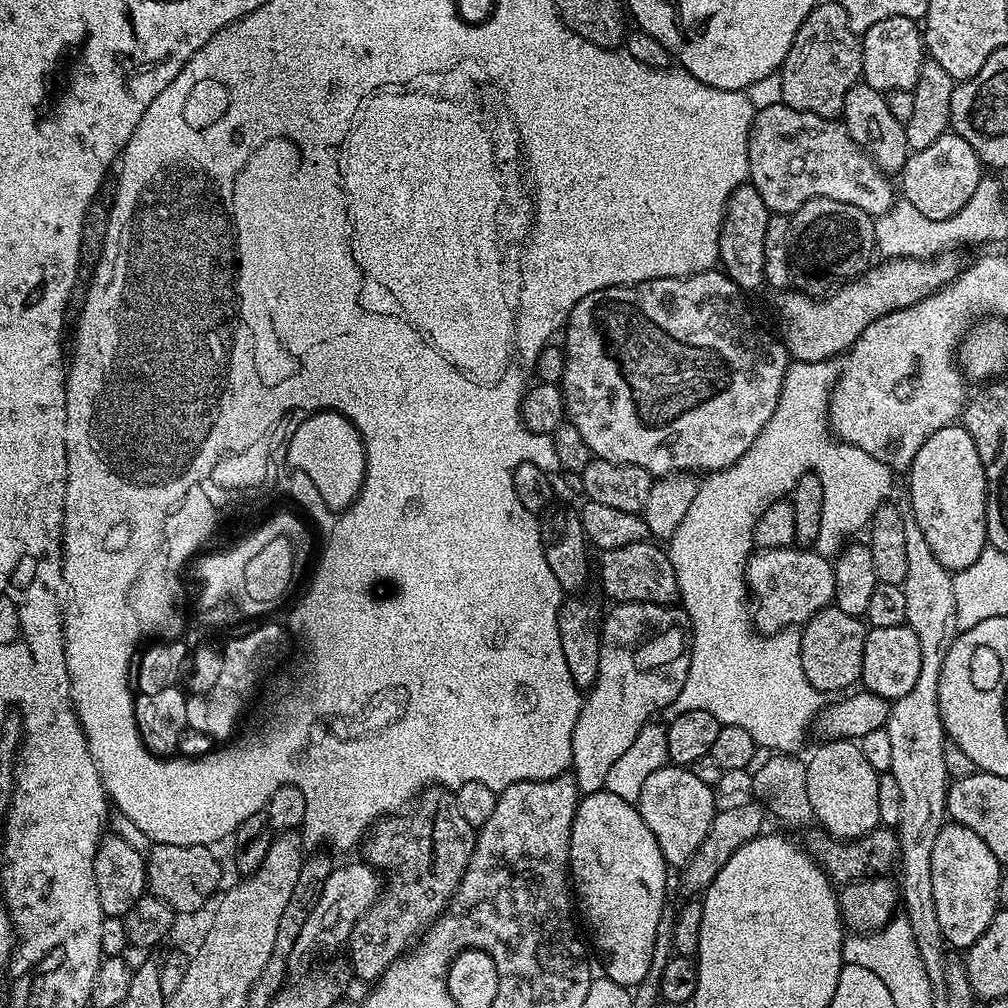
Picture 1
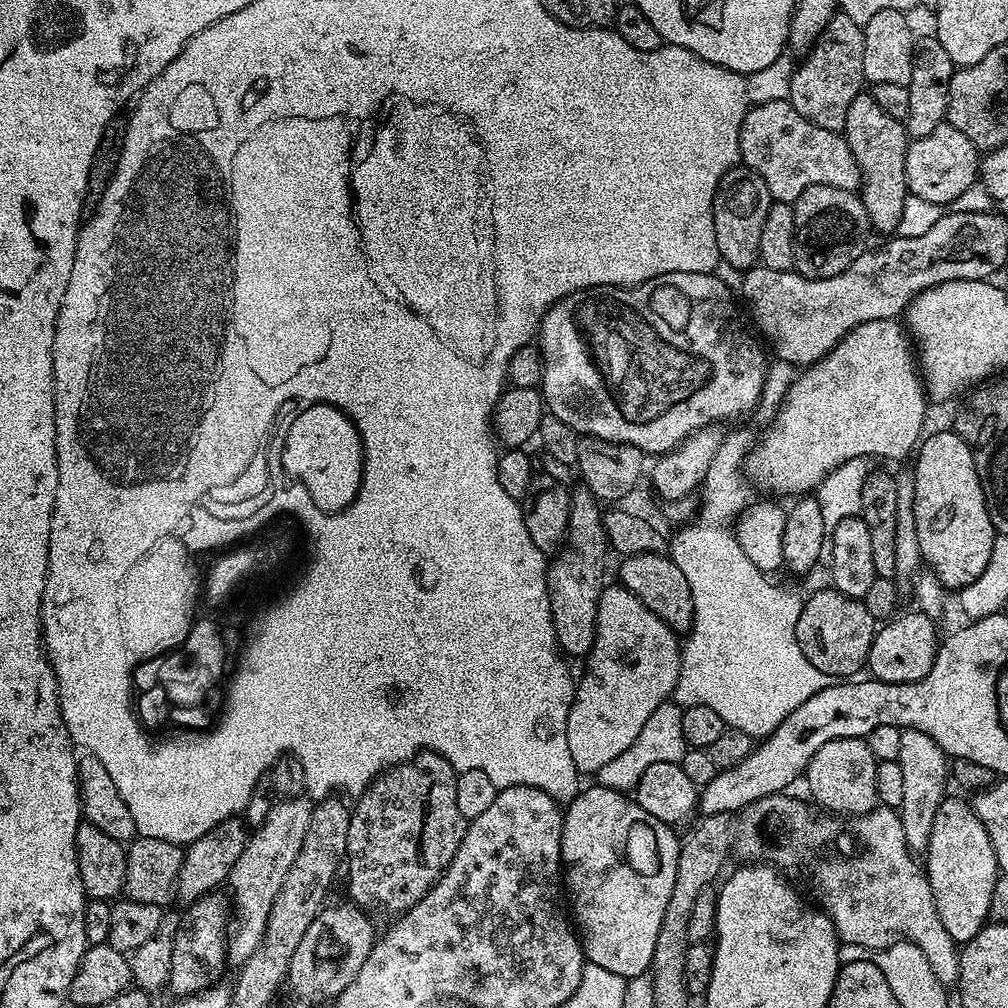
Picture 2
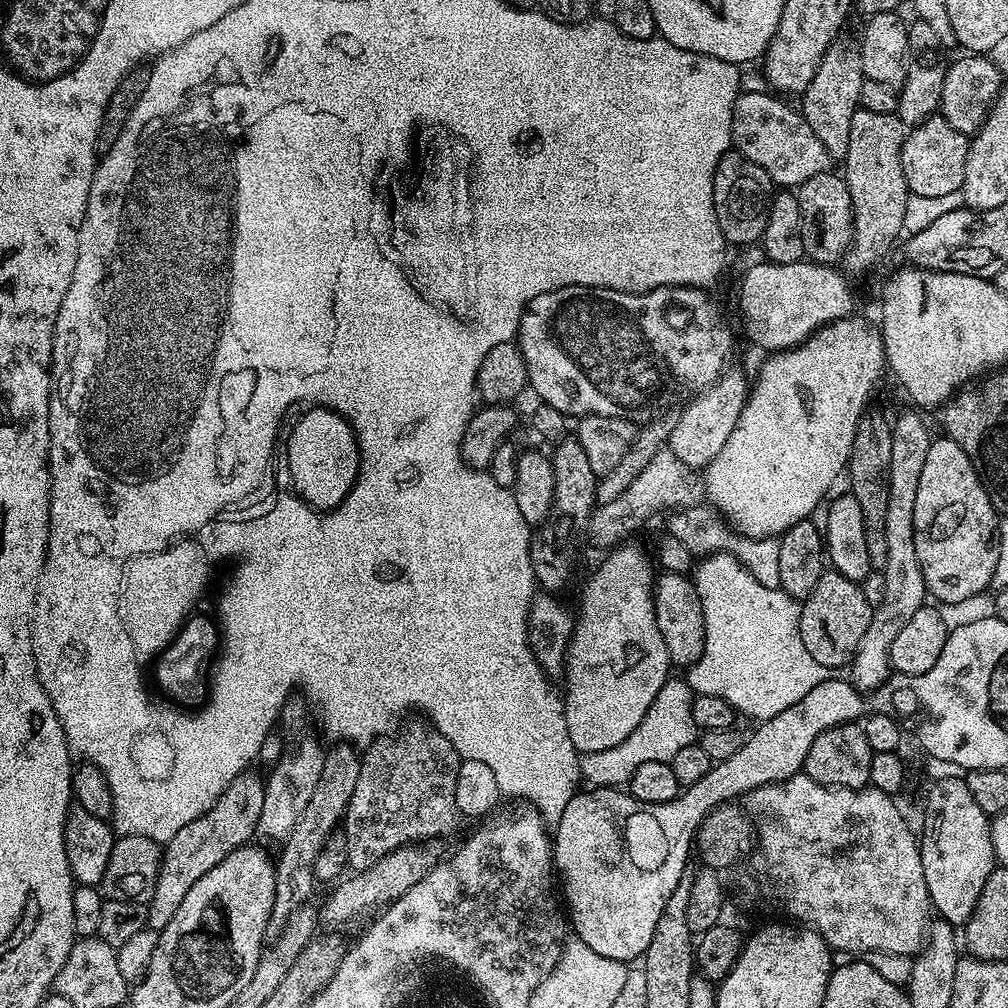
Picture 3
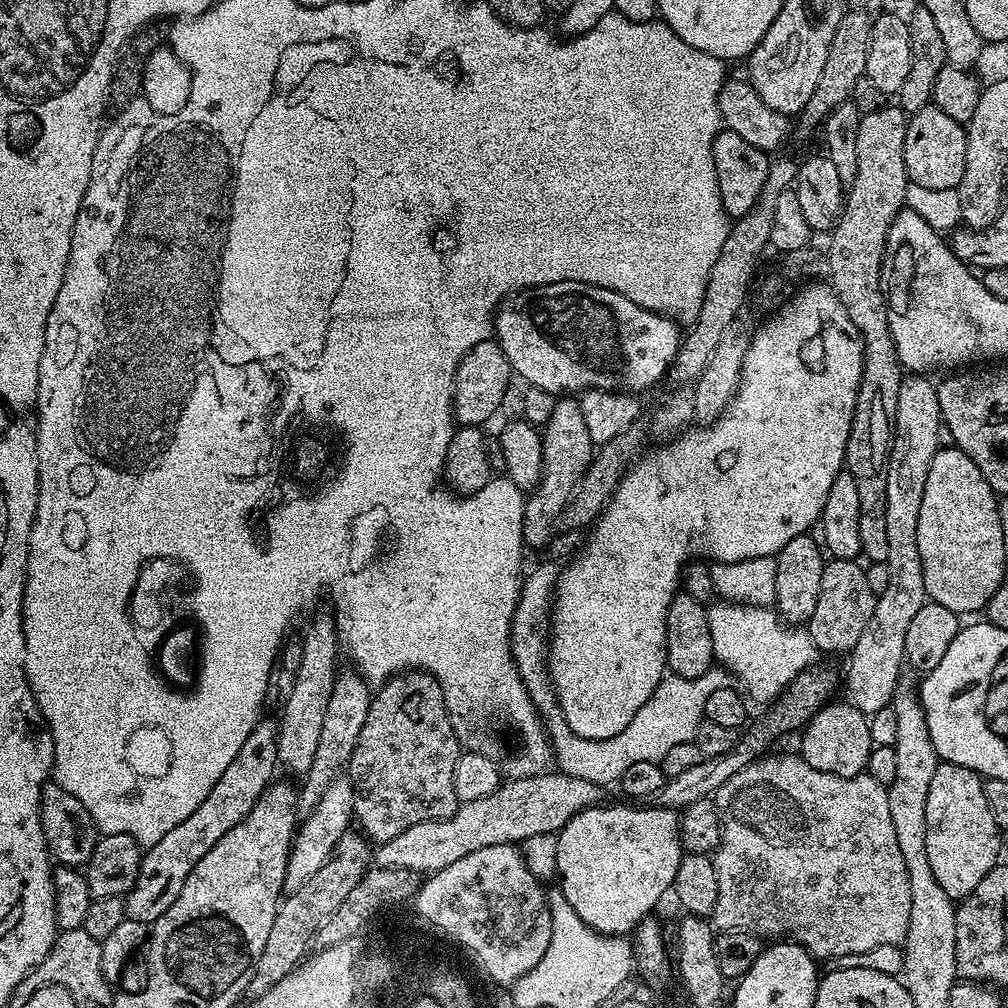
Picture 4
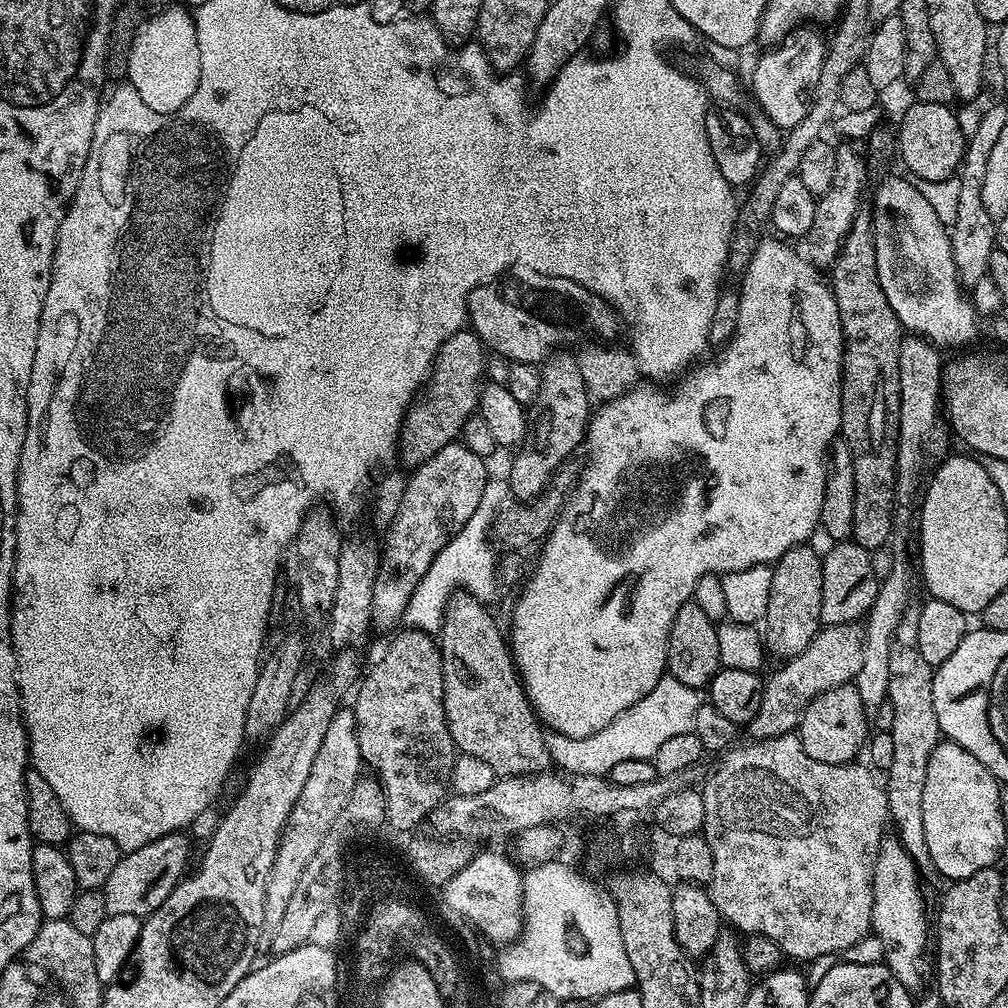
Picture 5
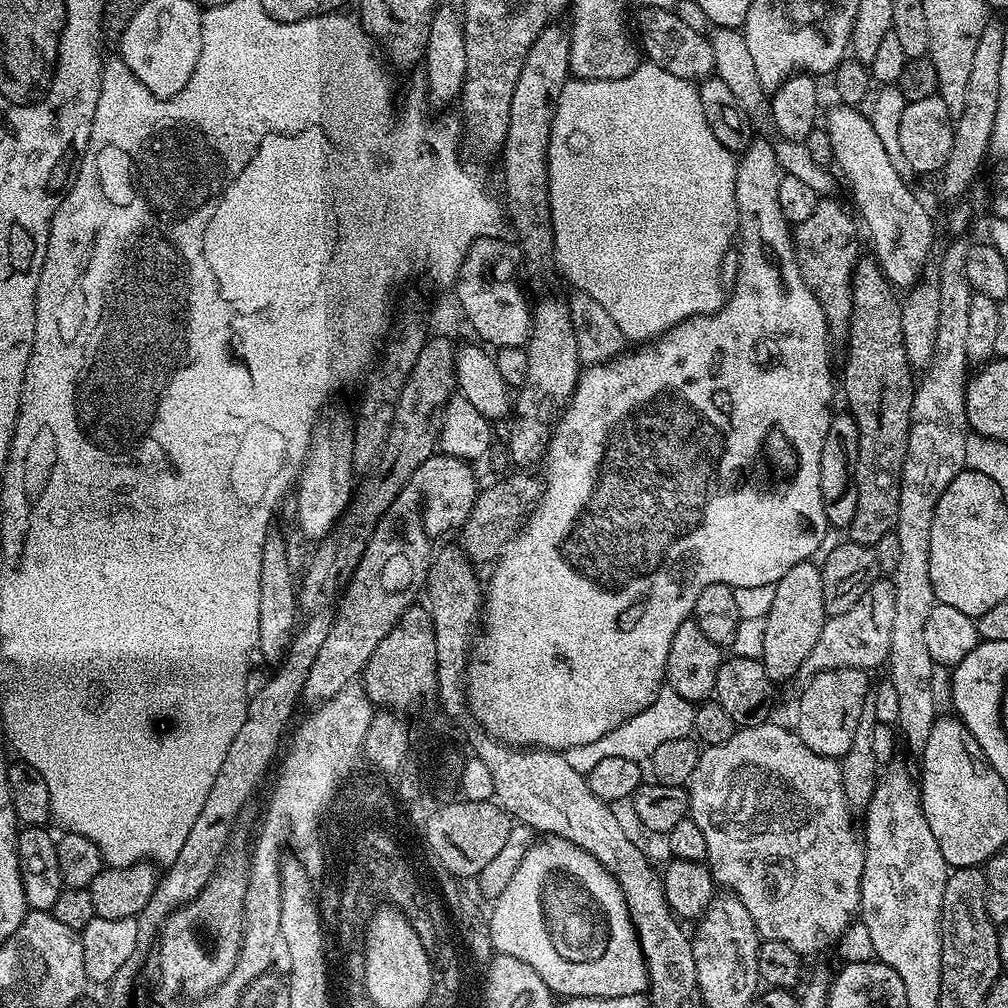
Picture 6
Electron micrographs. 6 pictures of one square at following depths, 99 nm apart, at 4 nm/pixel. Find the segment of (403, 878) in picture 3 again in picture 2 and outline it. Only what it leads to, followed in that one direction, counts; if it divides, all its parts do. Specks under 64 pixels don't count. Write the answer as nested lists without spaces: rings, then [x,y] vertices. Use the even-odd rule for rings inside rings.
[[[352,902],[347,903],[340,904],[337,908],[328,906],[319,912],[314,922],[306,926],[306,935],[302,937],[302,942],[298,942],[294,958],[290,958],[286,988],[287,991],[292,991],[293,998],[300,1004],[320,1004],[323,1000],[335,1001],[336,997],[342,994],[342,990],[346,990],[346,986],[350,986],[350,982],[358,978],[358,970],[362,970],[362,962],[366,962],[370,954],[378,932],[372,929],[372,924],[368,921],[369,913],[363,907]]]

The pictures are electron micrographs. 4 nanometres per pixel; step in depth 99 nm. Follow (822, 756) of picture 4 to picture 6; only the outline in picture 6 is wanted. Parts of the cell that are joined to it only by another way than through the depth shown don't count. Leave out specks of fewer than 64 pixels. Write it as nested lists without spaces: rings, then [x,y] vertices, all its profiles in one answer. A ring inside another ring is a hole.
[[[839,668],[836,672],[817,672],[800,696],[800,709],[796,712],[794,731],[819,756],[843,758],[850,750],[862,706],[870,698],[869,673],[862,668]]]

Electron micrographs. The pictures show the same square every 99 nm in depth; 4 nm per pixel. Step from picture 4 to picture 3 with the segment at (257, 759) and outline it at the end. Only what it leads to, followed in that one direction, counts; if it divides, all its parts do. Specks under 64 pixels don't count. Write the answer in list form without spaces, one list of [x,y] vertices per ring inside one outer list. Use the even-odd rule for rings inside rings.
[[[255,771],[243,772],[241,776],[236,776],[230,786],[226,786],[223,794],[190,826],[182,826],[174,838],[170,838],[168,843],[163,845],[160,857],[160,869],[158,870],[158,882],[154,886],[154,892],[148,899],[148,927],[161,932],[174,918],[174,910],[182,906],[182,898],[186,898],[186,893],[206,870],[214,870],[226,854],[230,854],[236,848],[245,847],[249,843],[248,839],[256,836],[258,818],[262,818],[262,798],[264,797],[264,780],[256,777]]]

